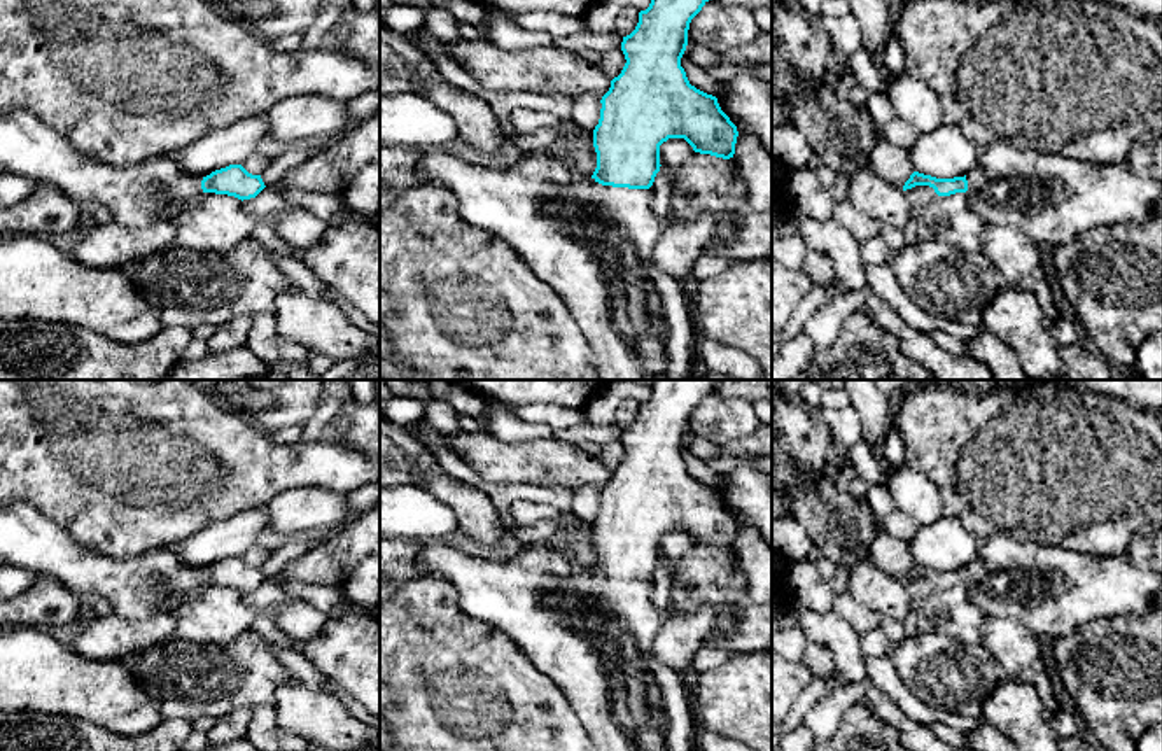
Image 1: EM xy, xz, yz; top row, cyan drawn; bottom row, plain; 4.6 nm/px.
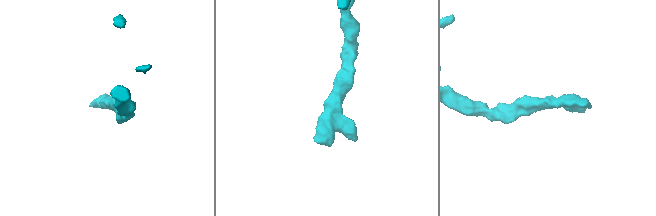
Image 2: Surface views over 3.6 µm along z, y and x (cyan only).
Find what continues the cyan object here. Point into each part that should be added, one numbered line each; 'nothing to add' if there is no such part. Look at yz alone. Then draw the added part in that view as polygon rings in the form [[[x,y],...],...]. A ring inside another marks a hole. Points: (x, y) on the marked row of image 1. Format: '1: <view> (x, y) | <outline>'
1: yz (1052, 198) | [[[1004,140],[980,151],[966,180],[970,205],[985,224],[1008,224],[1045,249],[1097,228],[1144,222],[1162,191],[1155,179],[1136,177],[1124,161],[1094,165],[1062,154],[1017,149]]]

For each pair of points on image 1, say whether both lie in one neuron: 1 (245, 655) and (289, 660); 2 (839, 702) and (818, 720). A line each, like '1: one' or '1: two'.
1: two
2: one

